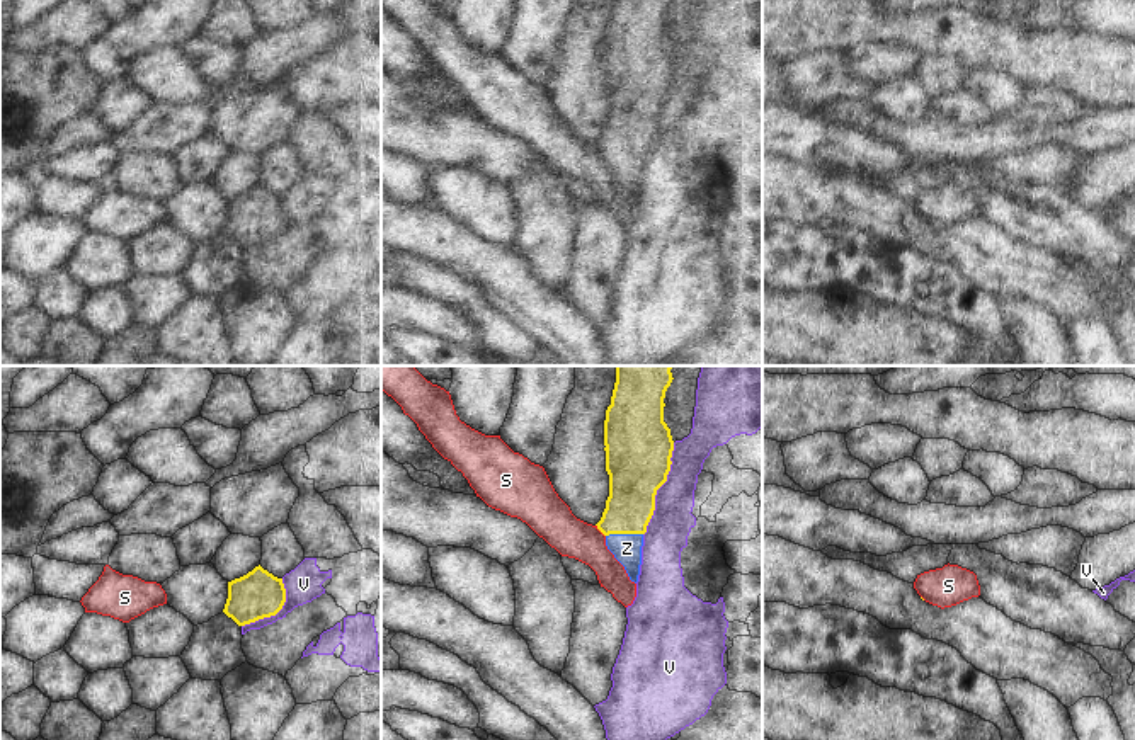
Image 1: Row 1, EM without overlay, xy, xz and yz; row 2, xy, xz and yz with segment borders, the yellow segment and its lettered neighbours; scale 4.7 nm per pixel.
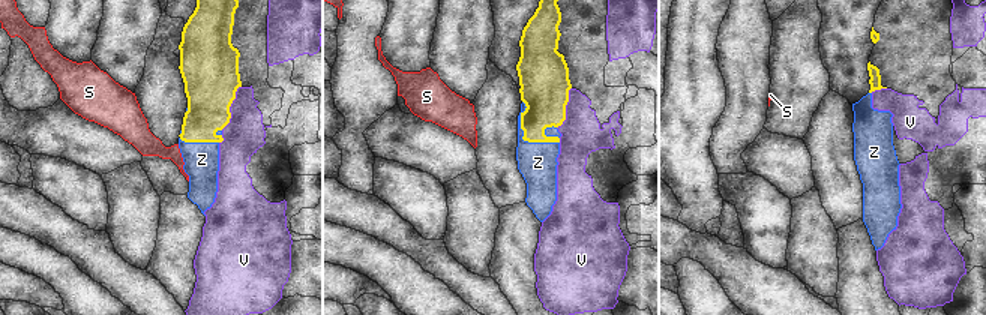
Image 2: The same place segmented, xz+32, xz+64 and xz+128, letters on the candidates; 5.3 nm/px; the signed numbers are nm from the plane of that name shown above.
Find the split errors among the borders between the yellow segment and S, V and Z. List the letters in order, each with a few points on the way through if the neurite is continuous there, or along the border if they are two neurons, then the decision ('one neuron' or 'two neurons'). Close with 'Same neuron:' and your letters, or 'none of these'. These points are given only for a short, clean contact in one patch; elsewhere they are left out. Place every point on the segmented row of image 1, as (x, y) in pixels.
S: border along xz (596, 524), (604, 536); two neurons
V: two neurons
Z: runs through xz (633, 482), (623, 533), (627, 548); one neuron
Same neuron: Z

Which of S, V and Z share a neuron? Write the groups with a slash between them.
S / V / Z

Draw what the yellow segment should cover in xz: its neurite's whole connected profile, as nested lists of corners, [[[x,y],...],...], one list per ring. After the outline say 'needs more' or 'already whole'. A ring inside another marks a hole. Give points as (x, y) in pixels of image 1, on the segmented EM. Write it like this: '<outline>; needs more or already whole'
[[[616,366],[616,383],[611,396],[611,405],[606,410],[604,420],[604,451],[606,471],[609,475],[609,497],[597,529],[606,536],[606,546],[614,558],[625,566],[631,582],[638,582],[642,565],[643,534],[655,510],[657,490],[667,481],[670,471],[670,458],[674,441],[670,429],[664,422],[664,398],[672,383],[672,366]]]; needs more

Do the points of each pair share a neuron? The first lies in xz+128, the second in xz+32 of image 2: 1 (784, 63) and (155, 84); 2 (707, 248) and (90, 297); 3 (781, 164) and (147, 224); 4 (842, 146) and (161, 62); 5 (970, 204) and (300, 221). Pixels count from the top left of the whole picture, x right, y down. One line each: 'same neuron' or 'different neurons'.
1: different neurons
2: same neuron
3: different neurons
4: same neuron
5: same neuron

